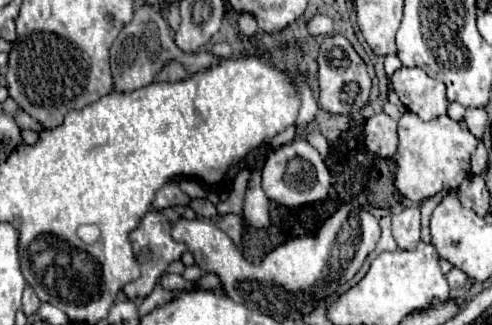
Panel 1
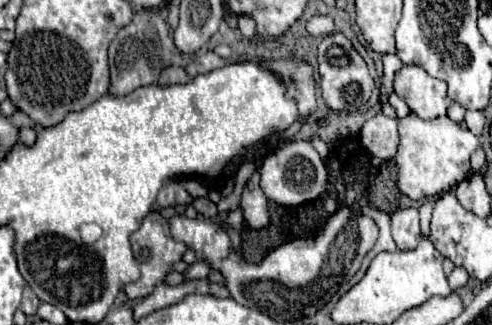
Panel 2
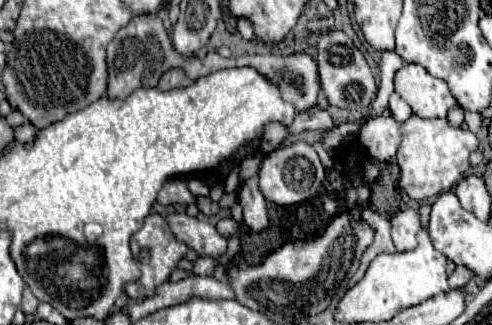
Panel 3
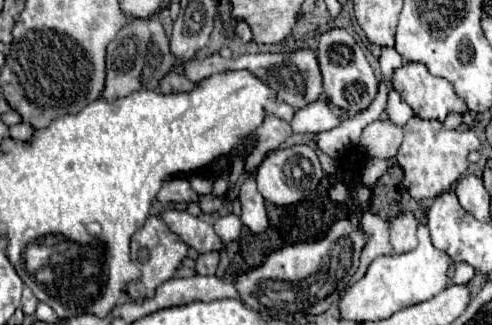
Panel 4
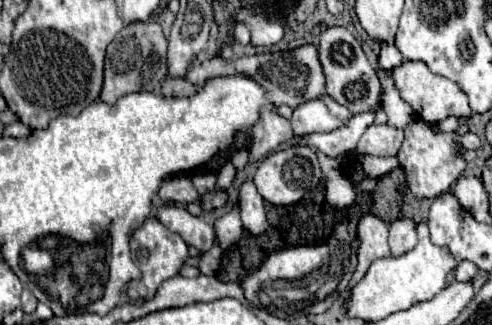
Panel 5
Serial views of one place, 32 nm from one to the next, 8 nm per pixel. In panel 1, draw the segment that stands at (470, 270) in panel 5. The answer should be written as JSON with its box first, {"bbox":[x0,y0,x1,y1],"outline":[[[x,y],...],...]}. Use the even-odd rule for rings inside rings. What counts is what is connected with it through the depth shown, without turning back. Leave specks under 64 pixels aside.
{"bbox":[446,268,468,288],"outline":[[[452,268],[446,278],[448,278],[450,288],[460,288],[460,286],[464,286],[464,282],[468,280],[468,276],[466,276],[462,270],[458,270],[458,268]]]}

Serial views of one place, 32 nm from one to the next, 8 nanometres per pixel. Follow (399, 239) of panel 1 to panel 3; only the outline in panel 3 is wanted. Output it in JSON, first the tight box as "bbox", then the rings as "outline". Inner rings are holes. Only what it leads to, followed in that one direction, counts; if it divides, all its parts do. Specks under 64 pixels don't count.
{"bbox":[390,210,420,252],"outline":[[[400,210],[396,216],[390,218],[392,222],[392,242],[396,246],[396,252],[408,252],[414,250],[418,240],[416,232],[420,230],[420,218],[416,210]]]}

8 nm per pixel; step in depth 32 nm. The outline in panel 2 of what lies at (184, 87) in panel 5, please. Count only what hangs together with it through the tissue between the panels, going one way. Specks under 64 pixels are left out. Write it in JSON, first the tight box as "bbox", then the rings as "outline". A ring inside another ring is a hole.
{"bbox":[158,66,192,86],"outline":[[[170,66],[170,68],[166,68],[166,70],[160,74],[158,84],[160,84],[160,86],[172,86],[172,84],[186,84],[188,80],[192,80],[192,78],[184,72],[184,68]]]}

